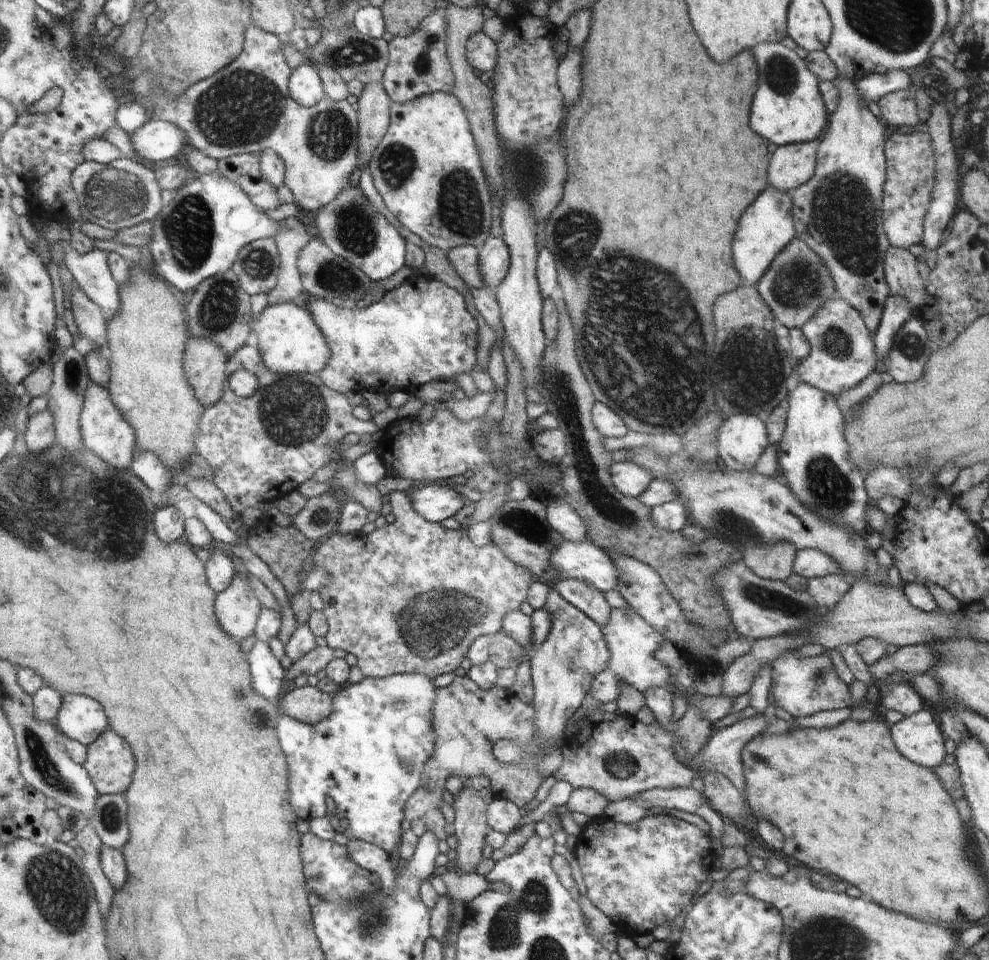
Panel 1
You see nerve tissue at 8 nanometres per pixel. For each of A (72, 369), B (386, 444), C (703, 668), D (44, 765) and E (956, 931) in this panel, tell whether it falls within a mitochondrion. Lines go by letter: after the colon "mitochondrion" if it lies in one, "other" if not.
A: mitochondrion
B: other
C: other
D: mitochondrion
E: other

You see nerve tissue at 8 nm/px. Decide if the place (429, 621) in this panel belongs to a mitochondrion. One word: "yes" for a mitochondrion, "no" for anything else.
yes

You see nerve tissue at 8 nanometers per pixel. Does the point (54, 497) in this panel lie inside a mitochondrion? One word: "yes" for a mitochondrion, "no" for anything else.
yes

